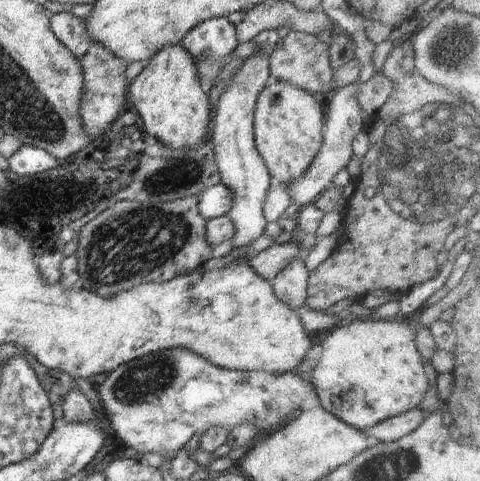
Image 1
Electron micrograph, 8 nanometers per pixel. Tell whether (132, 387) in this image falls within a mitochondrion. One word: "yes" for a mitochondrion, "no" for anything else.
yes

